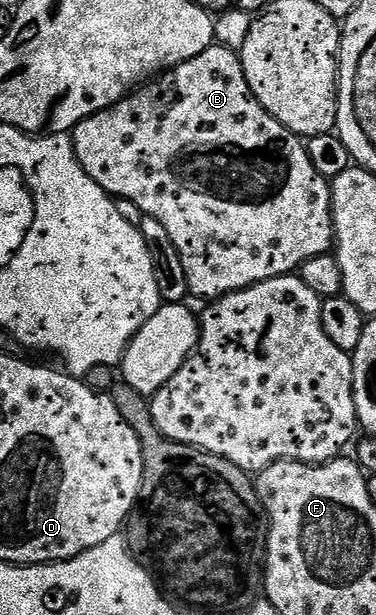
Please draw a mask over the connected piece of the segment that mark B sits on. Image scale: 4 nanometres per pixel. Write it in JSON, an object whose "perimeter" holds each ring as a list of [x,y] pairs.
{"perimeter":[[[213,44],[206,48],[206,52],[194,56],[194,60],[186,60],[173,70],[163,71],[147,84],[133,90],[120,102],[115,102],[110,108],[82,120],[72,129],[70,137],[74,144],[74,152],[82,168],[86,168],[90,180],[97,182],[113,198],[117,200],[125,198],[126,201],[133,202],[141,210],[139,212],[141,215],[158,220],[158,224],[162,224],[162,228],[170,232],[170,240],[174,248],[178,248],[178,256],[186,272],[188,292],[193,299],[225,298],[227,294],[245,290],[259,282],[295,275],[300,266],[306,264],[306,260],[322,256],[333,249],[332,187],[329,179],[323,178],[314,169],[314,164],[310,164],[308,147],[300,135],[290,132],[281,122],[274,120],[274,116],[270,116],[270,112],[266,112],[262,104],[258,104],[254,92],[250,92],[250,84],[246,84],[246,72],[242,68],[237,51]]]}

